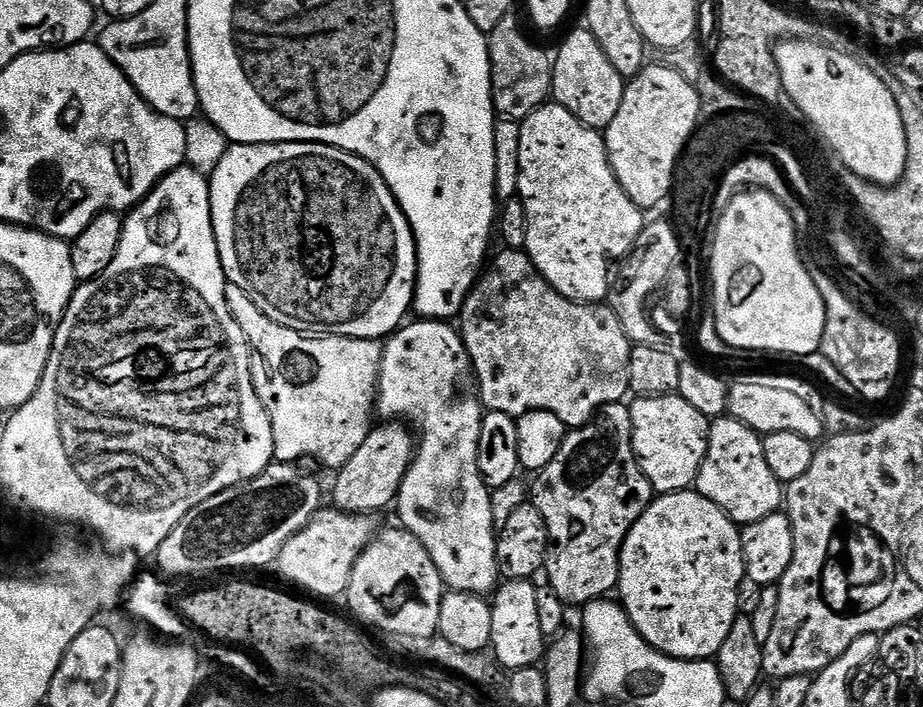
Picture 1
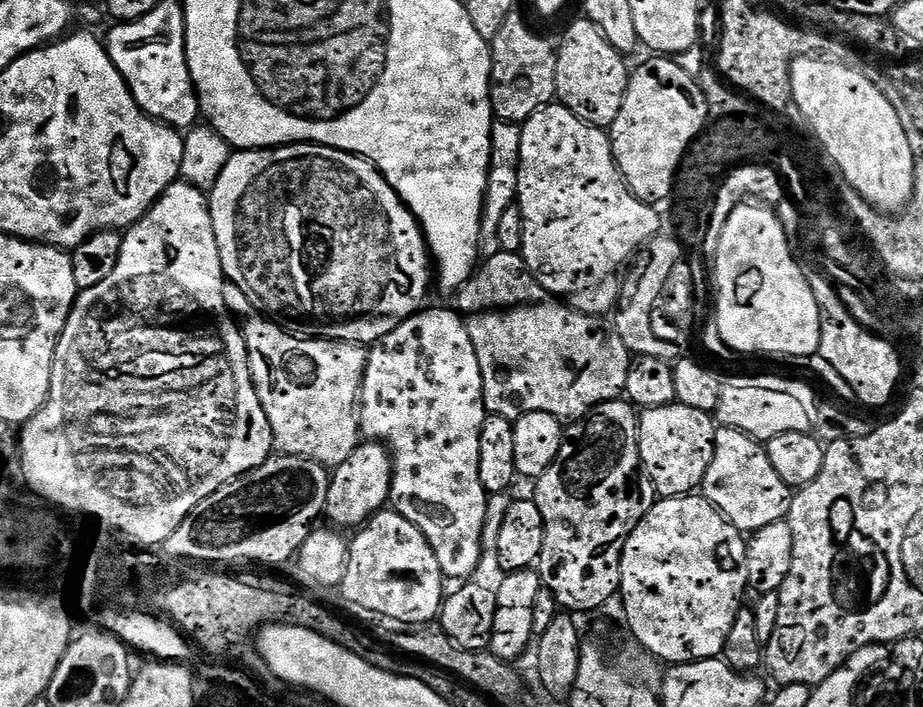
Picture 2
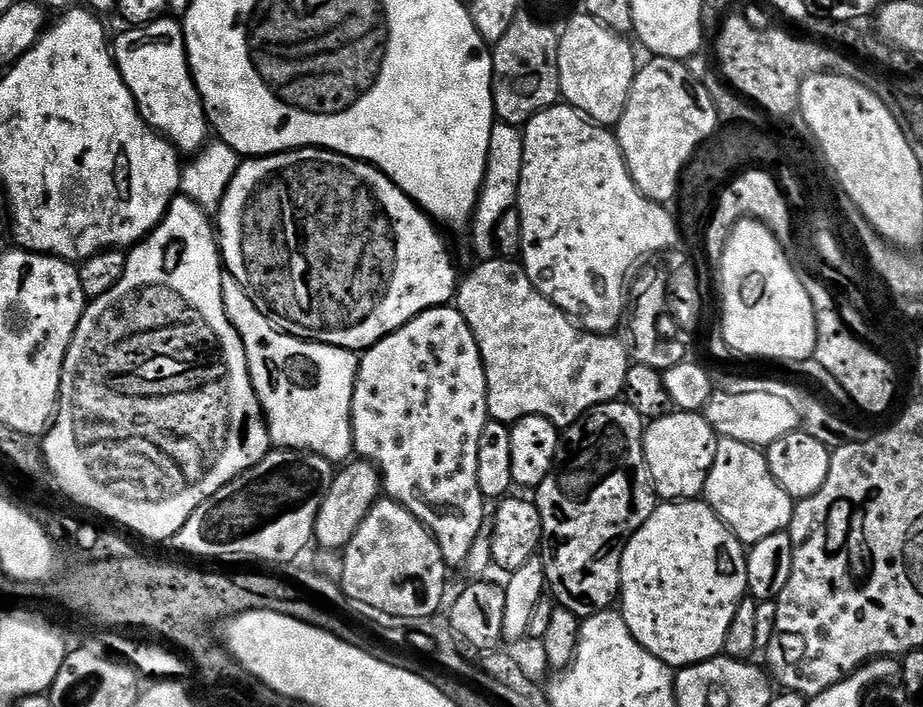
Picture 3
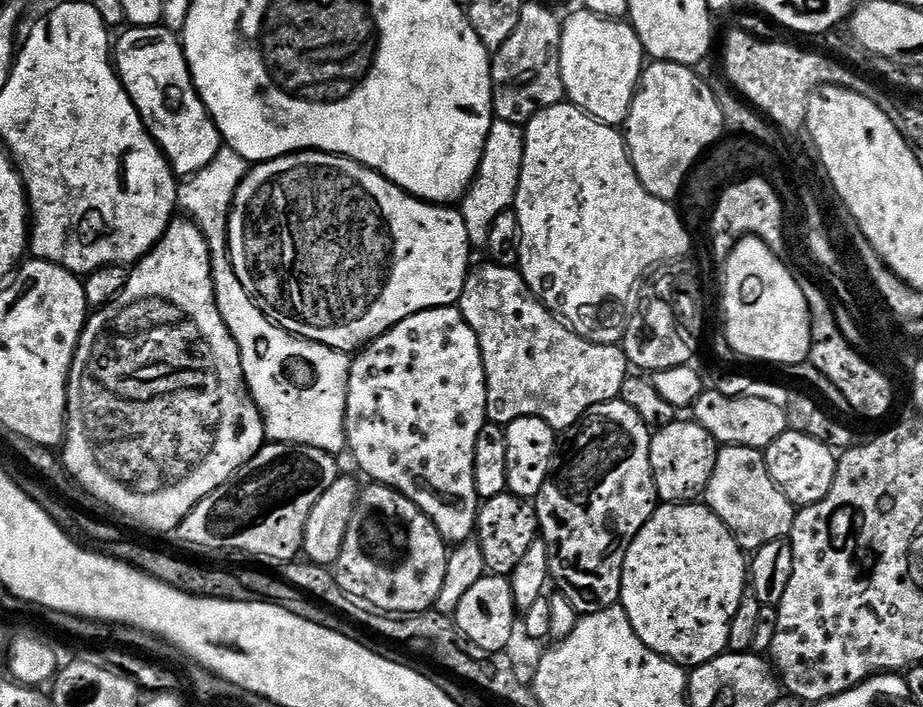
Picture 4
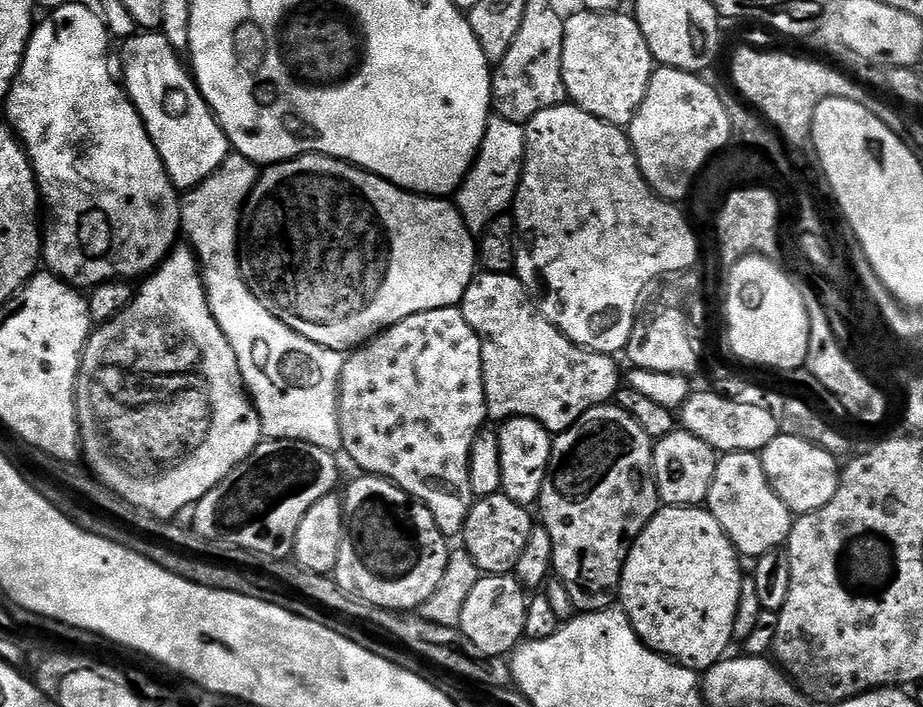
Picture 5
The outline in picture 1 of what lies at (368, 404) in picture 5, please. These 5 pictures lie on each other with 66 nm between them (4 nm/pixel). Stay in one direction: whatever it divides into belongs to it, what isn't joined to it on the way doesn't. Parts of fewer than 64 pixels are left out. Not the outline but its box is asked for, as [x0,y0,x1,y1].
[374,318,501,596]

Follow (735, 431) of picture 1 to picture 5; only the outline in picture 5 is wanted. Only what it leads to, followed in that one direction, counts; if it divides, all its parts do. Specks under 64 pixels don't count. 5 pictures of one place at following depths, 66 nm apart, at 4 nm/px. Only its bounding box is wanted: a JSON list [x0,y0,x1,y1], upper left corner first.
[706,452,794,558]

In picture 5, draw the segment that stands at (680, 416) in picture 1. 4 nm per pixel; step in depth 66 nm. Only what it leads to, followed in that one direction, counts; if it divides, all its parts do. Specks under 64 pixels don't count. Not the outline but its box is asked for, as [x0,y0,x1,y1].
[652,430,718,508]

